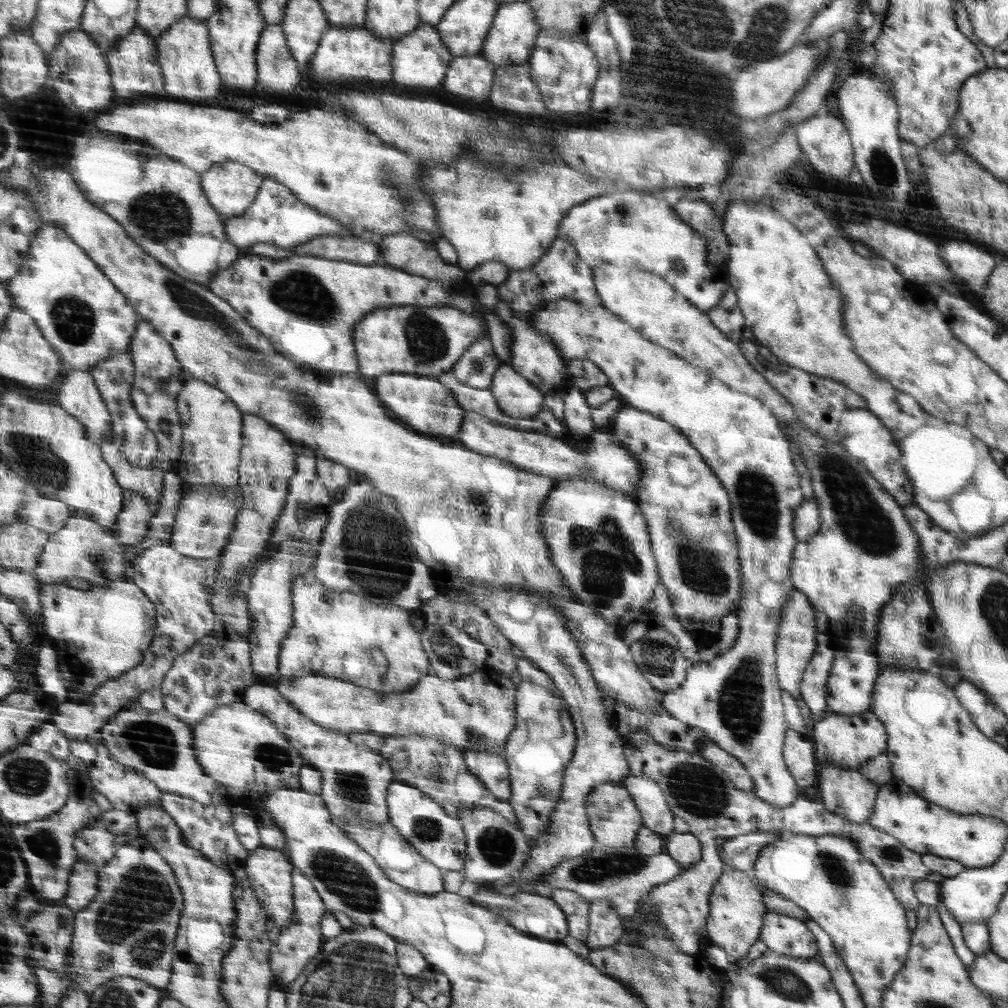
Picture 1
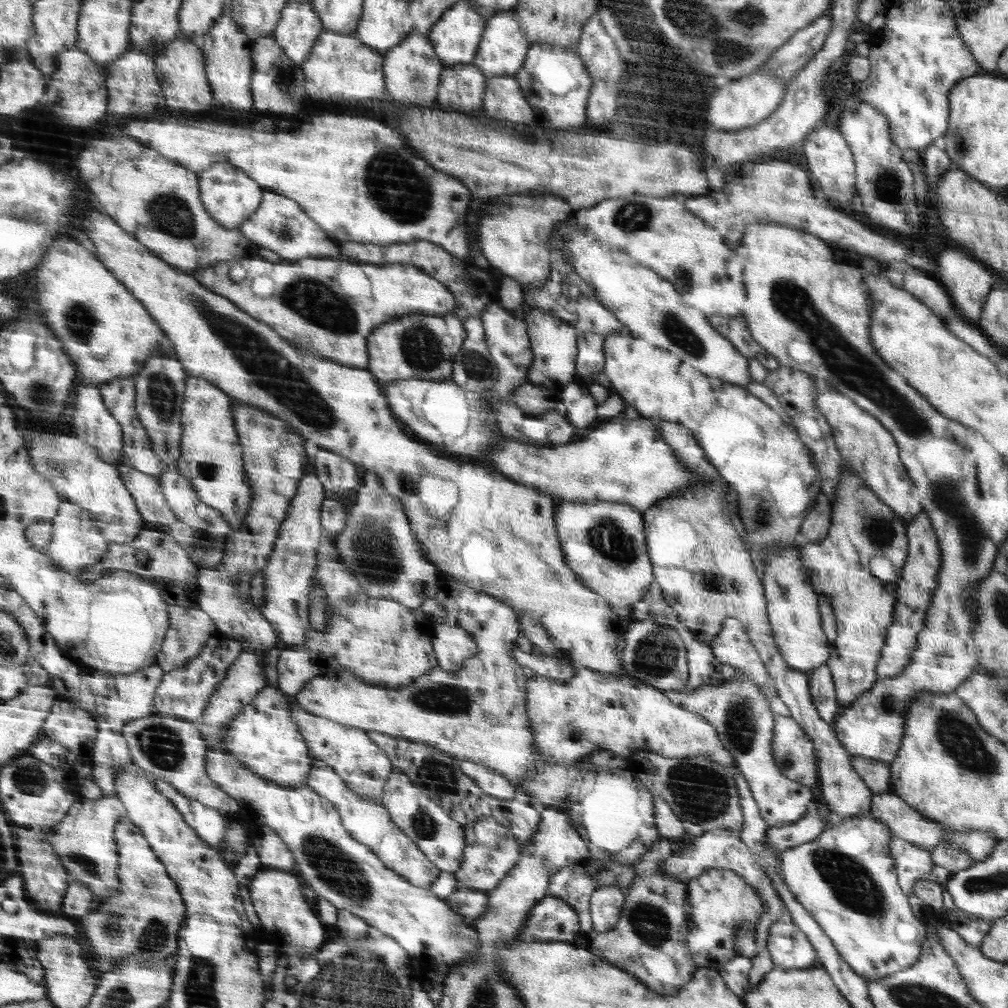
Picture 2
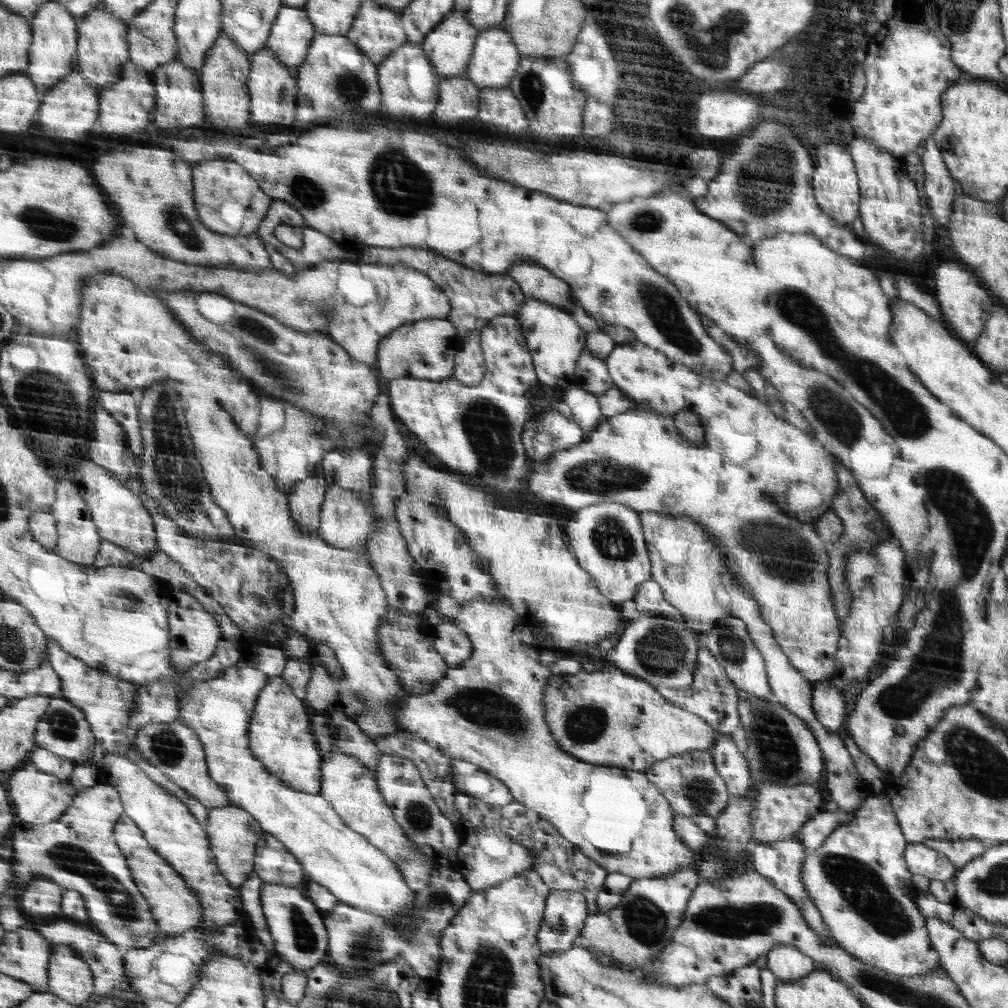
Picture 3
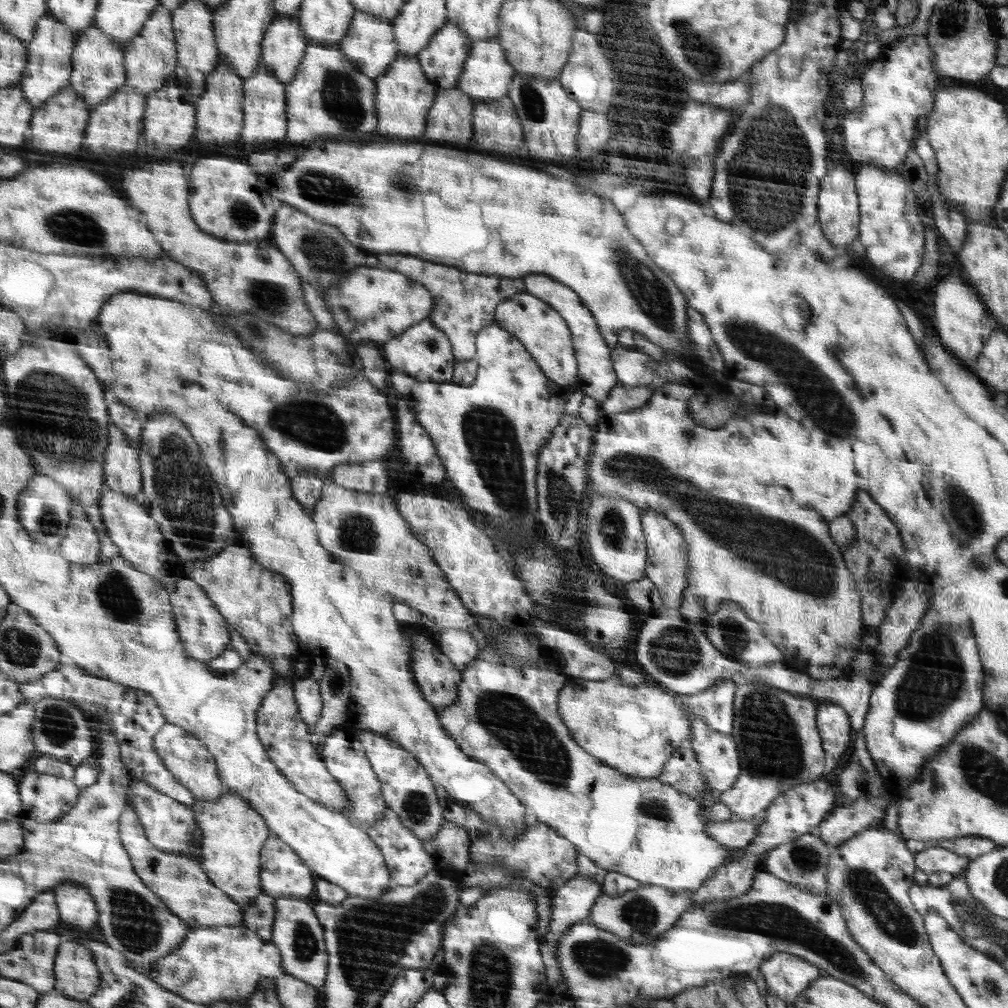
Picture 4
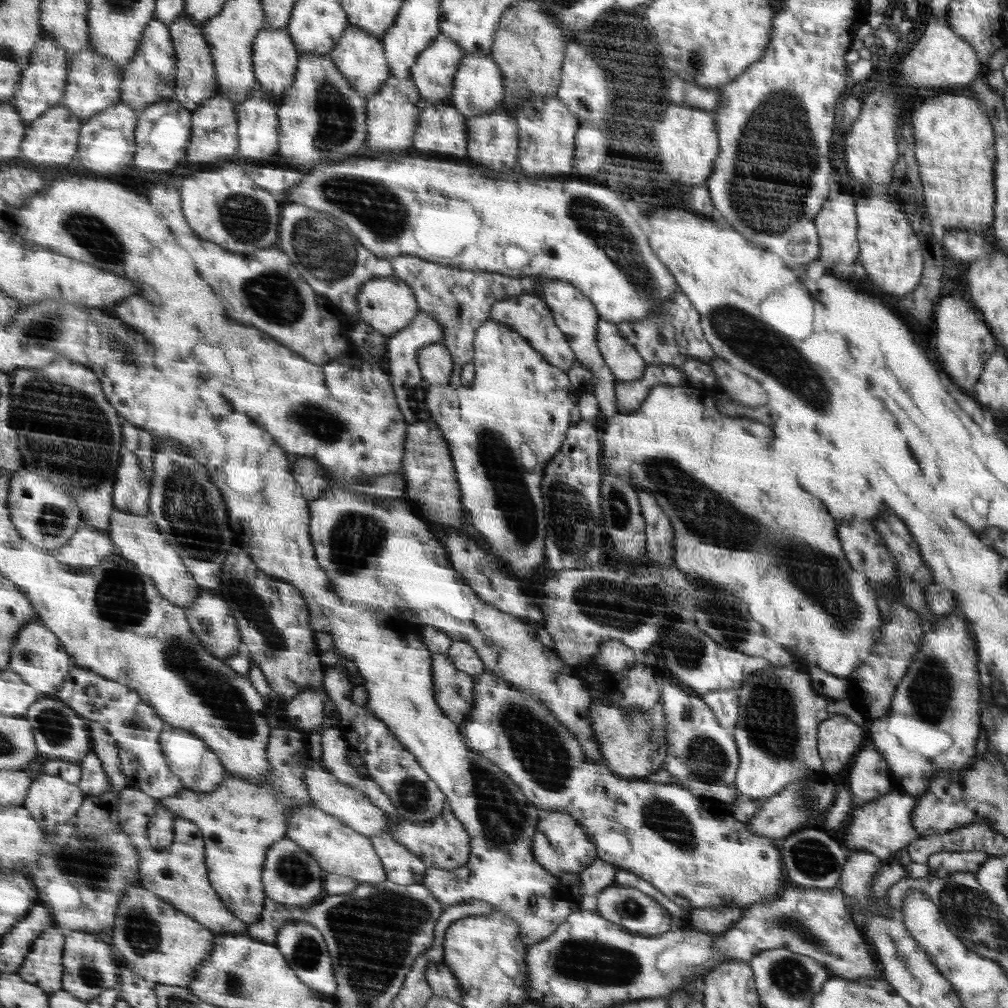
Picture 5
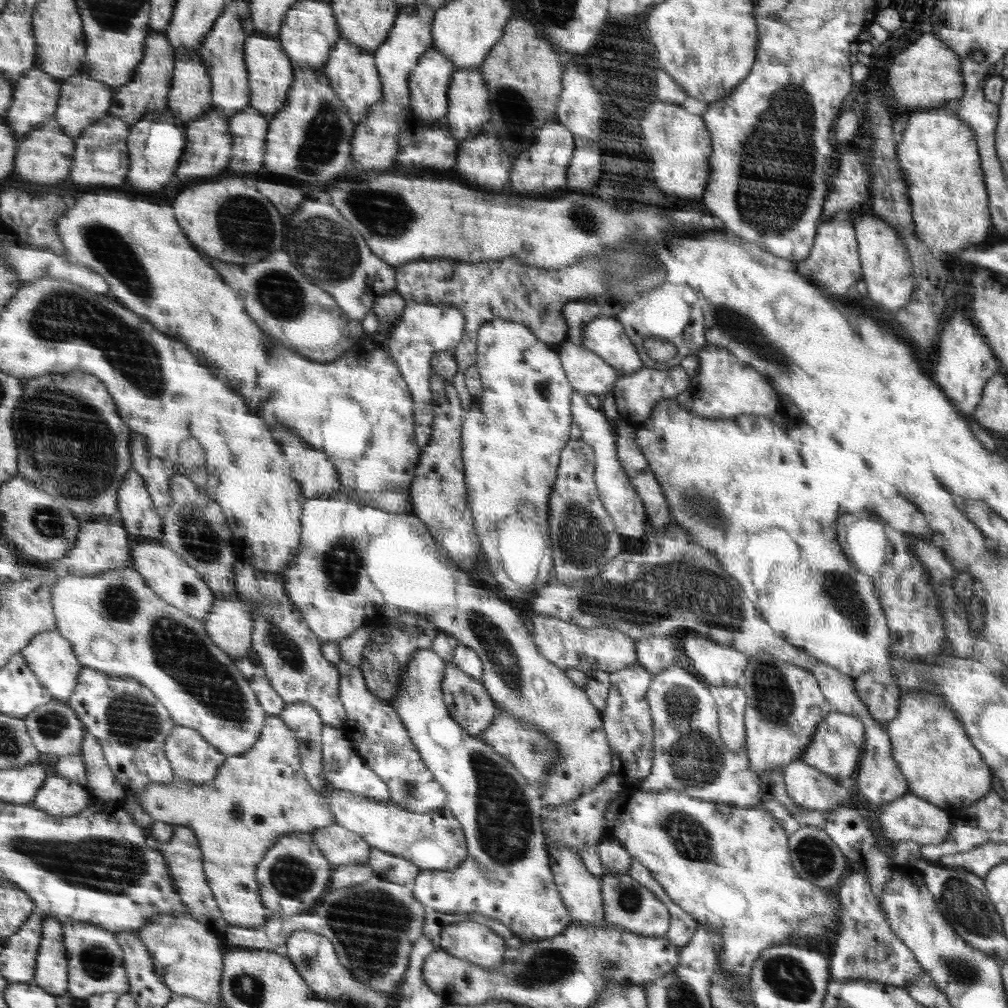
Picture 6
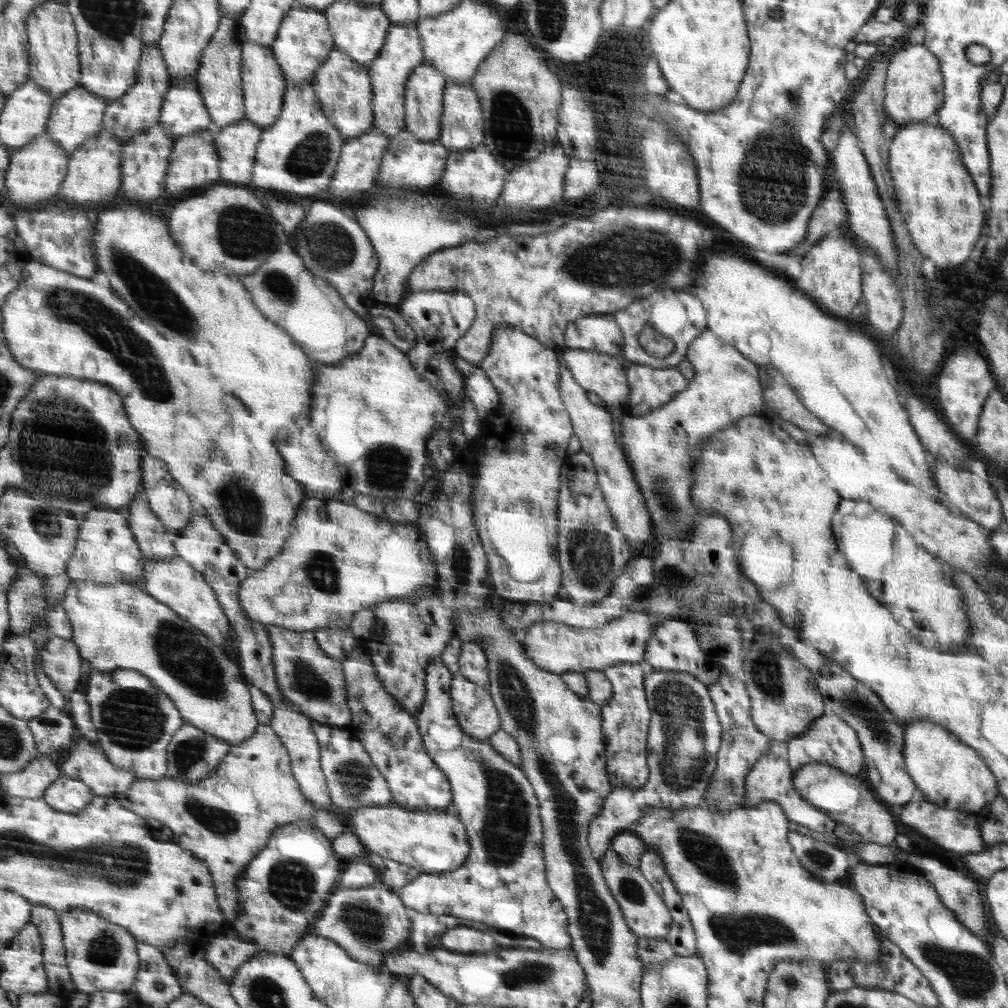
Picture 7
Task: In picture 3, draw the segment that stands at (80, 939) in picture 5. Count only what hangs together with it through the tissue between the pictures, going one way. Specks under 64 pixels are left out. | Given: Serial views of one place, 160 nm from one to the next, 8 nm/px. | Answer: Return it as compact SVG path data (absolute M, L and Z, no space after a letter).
M57 945L50 967L51 992L78 1005L92 1005L97 989L93 967L73 946Z

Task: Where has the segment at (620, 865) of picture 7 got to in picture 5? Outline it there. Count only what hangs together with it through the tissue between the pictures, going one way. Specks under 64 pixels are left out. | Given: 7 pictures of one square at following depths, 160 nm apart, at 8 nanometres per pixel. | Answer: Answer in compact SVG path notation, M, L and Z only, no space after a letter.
M613 884L604 888L597 897L597 913L602 915L602 918L623 927L630 934L655 937L662 932L668 933L670 924L673 924L672 915L665 906L633 887L618 887Z

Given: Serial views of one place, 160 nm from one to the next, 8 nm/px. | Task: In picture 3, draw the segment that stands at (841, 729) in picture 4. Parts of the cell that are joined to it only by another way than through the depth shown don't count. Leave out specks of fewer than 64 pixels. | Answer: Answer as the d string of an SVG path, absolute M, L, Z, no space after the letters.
M829 679L815 683L813 689L813 710L818 722L831 733L838 732L846 720L847 708L844 708L844 699L840 696L840 688Z

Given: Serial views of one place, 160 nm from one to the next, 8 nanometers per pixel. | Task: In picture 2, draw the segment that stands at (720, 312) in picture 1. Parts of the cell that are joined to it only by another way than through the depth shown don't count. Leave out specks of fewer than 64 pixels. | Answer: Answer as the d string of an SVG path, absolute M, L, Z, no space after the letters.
M712 315L708 317L712 324L721 335L724 335L742 355L749 359L756 359L766 368L770 368L771 372L777 372L780 369L776 364L768 366L768 362L772 360L768 356L769 352L765 351L752 338L751 332L748 330L745 317L723 317L720 315Z

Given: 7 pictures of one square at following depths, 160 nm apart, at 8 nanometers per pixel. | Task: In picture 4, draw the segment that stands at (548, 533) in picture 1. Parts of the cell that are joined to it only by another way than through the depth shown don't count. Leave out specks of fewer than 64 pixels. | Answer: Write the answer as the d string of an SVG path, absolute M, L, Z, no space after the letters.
M617 494L597 496L590 503L589 530L586 533L588 548L598 570L610 578L621 591L626 583L645 577L646 563L649 561L647 542L644 542L640 526L640 510L636 503L620 498Z

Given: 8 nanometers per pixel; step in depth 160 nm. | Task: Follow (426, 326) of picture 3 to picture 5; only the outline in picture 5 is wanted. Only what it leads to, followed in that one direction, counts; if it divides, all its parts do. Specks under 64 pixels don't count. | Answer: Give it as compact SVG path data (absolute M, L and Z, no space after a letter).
M443 342L424 345L417 352L417 361L423 380L431 385L448 385L452 380L454 362Z

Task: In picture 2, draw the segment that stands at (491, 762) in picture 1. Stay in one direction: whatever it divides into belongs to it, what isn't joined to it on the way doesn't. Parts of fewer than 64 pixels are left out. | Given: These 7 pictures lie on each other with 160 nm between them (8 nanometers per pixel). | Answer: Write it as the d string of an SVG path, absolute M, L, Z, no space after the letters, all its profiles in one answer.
M464 761L461 764L461 771L470 776L470 780L474 780L474 784L478 784L490 796L496 796L498 799L512 799L517 796L516 787L498 770L472 761Z

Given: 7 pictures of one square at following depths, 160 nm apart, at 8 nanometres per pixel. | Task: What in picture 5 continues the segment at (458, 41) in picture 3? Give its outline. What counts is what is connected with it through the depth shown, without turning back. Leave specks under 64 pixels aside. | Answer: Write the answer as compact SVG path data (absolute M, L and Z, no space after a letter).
M440 35L417 58L412 80L431 105L452 100L456 70L462 58L462 47L451 38Z

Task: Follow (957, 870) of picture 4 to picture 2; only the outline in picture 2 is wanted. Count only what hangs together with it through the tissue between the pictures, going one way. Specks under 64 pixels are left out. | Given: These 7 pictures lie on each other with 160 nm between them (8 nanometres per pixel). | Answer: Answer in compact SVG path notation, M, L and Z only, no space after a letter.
M892 838L892 857L896 861L901 890L913 897L913 887L918 880L931 880L944 884L952 873L933 861L932 853L904 838Z

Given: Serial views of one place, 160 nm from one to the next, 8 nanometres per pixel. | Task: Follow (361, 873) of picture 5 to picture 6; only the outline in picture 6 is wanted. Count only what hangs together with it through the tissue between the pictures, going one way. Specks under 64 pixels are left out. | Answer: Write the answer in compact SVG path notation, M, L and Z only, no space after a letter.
M326 826L311 832L317 846L323 851L335 868L348 865L366 865L372 847L359 834L345 827Z

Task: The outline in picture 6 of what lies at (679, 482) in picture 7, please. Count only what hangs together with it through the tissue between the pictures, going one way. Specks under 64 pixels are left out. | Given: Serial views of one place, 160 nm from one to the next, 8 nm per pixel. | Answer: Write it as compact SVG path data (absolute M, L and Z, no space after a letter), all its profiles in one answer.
M706 343L699 354L699 373L692 378L693 385L675 396L677 403L690 414L710 420L733 419L740 415L759 415L769 417L776 414L779 398L773 393L768 381L761 374L740 362L731 352L716 345Z

